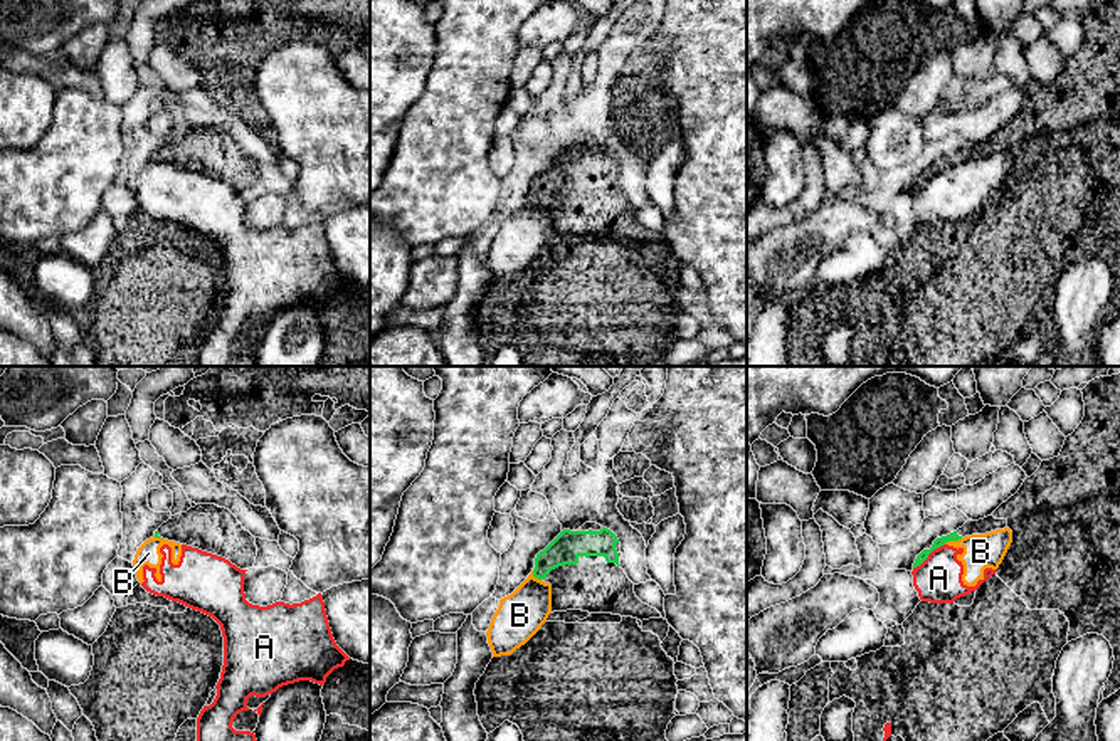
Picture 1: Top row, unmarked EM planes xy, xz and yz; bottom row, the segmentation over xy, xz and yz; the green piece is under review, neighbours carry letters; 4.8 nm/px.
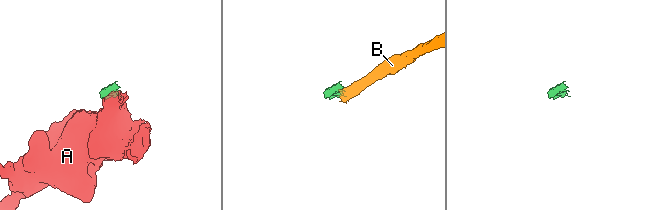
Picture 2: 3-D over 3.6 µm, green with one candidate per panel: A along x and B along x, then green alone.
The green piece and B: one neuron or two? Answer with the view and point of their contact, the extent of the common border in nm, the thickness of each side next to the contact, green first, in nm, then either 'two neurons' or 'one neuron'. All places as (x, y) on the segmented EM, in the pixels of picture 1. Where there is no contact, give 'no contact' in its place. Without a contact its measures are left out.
contact yz (952, 540); length 100 nm; calibres 50 and 170 nm; two neurons

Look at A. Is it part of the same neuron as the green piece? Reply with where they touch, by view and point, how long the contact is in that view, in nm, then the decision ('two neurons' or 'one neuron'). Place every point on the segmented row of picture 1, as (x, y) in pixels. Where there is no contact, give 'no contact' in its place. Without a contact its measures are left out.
contact yz (929, 553); length 200 nm; two neurons

